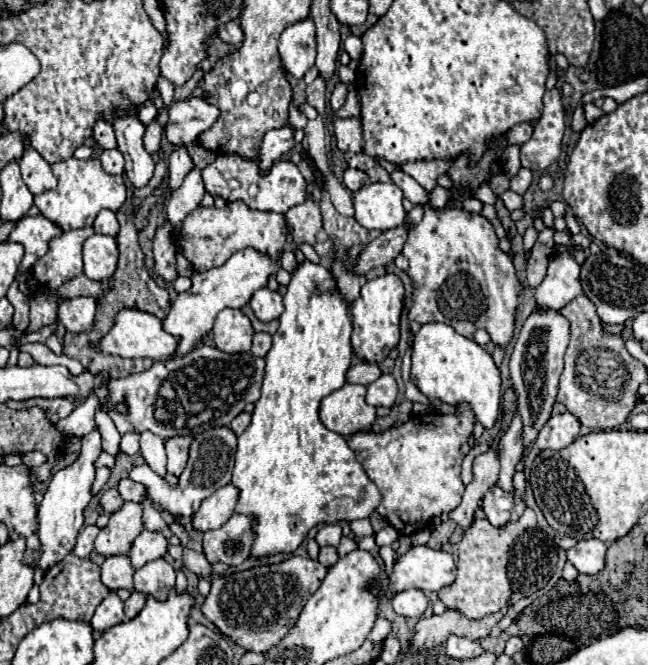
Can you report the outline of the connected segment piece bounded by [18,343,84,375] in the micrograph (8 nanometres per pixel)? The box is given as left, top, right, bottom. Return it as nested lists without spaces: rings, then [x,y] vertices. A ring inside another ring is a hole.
[[[22,343],[18,347],[20,347],[20,351],[28,351],[34,357],[34,363],[38,363],[38,365],[64,365],[68,371],[78,373],[78,375],[84,369],[80,363],[76,363],[76,359],[70,359],[66,355],[54,355],[42,343]]]

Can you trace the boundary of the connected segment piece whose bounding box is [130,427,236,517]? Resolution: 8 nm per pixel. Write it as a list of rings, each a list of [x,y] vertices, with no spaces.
[[[212,427],[208,431],[202,431],[194,437],[190,445],[190,459],[184,469],[184,473],[178,477],[178,485],[170,487],[162,477],[152,473],[152,469],[144,465],[134,465],[130,471],[130,479],[136,483],[142,483],[148,491],[148,499],[158,501],[168,513],[172,515],[184,515],[190,517],[198,511],[200,503],[210,497],[216,489],[230,483],[232,469],[234,469],[234,453],[236,453],[236,435],[230,427]]]

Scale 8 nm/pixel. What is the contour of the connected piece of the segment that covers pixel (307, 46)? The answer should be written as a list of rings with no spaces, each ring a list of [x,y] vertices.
[[[304,19],[288,27],[280,37],[278,49],[286,71],[296,79],[302,79],[316,61],[316,27],[312,19]]]

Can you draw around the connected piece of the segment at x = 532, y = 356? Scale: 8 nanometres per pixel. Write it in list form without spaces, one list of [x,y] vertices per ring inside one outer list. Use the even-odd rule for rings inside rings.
[[[538,309],[526,319],[518,335],[518,341],[512,349],[510,377],[514,383],[514,391],[518,395],[518,411],[524,427],[522,435],[526,449],[530,449],[544,423],[552,417],[552,409],[558,395],[558,377],[564,369],[564,351],[568,347],[568,339],[570,339],[568,321],[558,311]]]

